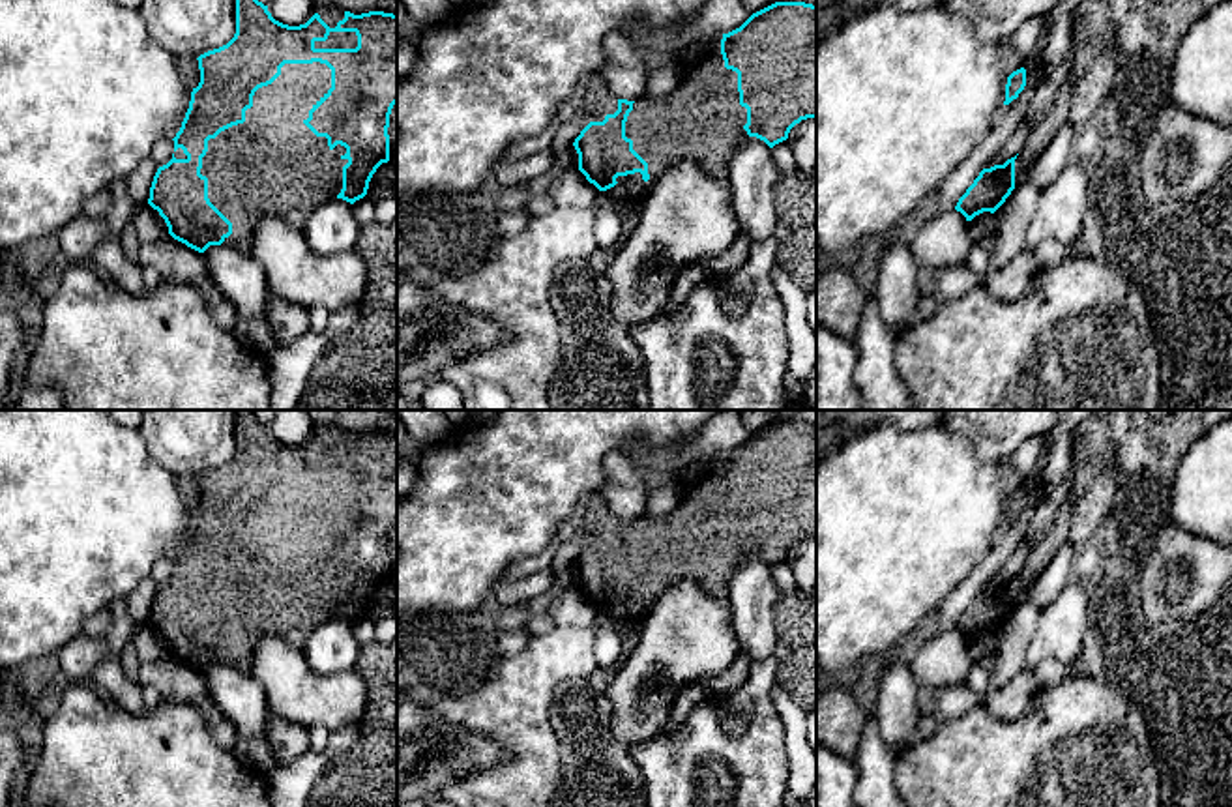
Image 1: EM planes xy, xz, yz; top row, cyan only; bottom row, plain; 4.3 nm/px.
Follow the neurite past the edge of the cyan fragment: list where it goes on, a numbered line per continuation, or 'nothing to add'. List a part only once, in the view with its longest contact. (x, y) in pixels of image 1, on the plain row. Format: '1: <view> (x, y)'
1: xy (272, 583)

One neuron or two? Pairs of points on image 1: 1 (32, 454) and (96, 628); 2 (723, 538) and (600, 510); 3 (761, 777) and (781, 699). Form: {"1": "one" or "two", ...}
{"1": "two", "2": "one", "3": "two"}

